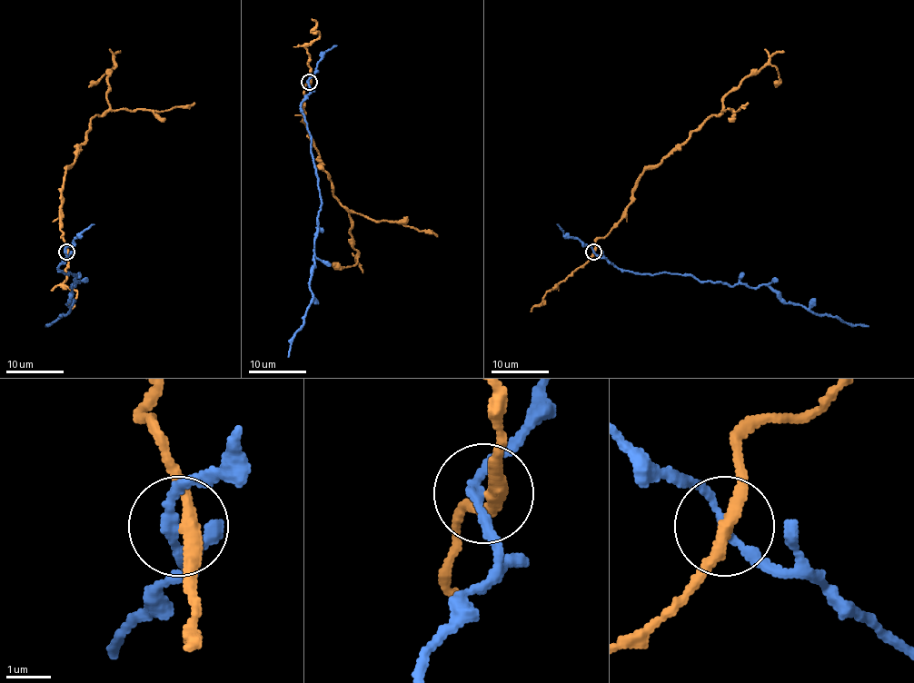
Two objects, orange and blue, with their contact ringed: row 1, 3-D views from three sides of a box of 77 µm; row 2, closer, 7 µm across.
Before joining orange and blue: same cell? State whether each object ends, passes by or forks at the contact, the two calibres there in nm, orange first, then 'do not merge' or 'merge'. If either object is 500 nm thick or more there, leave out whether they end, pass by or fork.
orange passes by; blue passes by; 280 nm thick on the orange side, 190 nm on the other; do not merge

